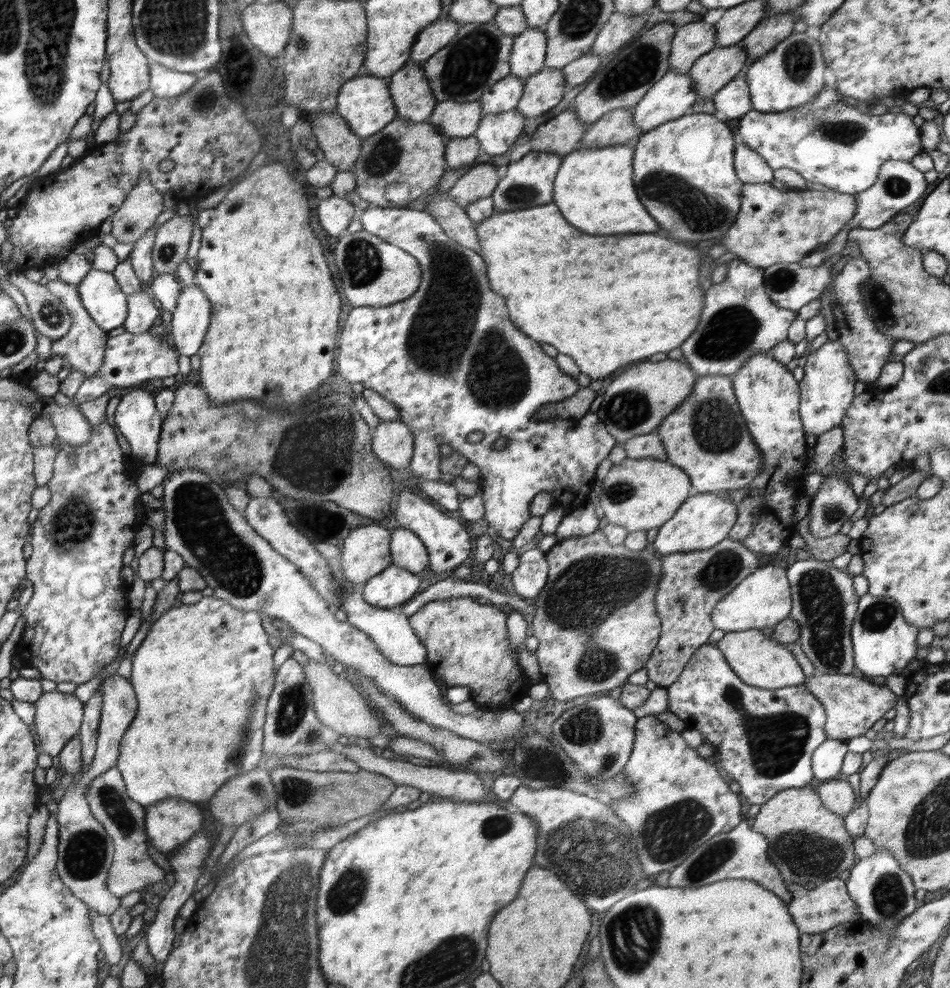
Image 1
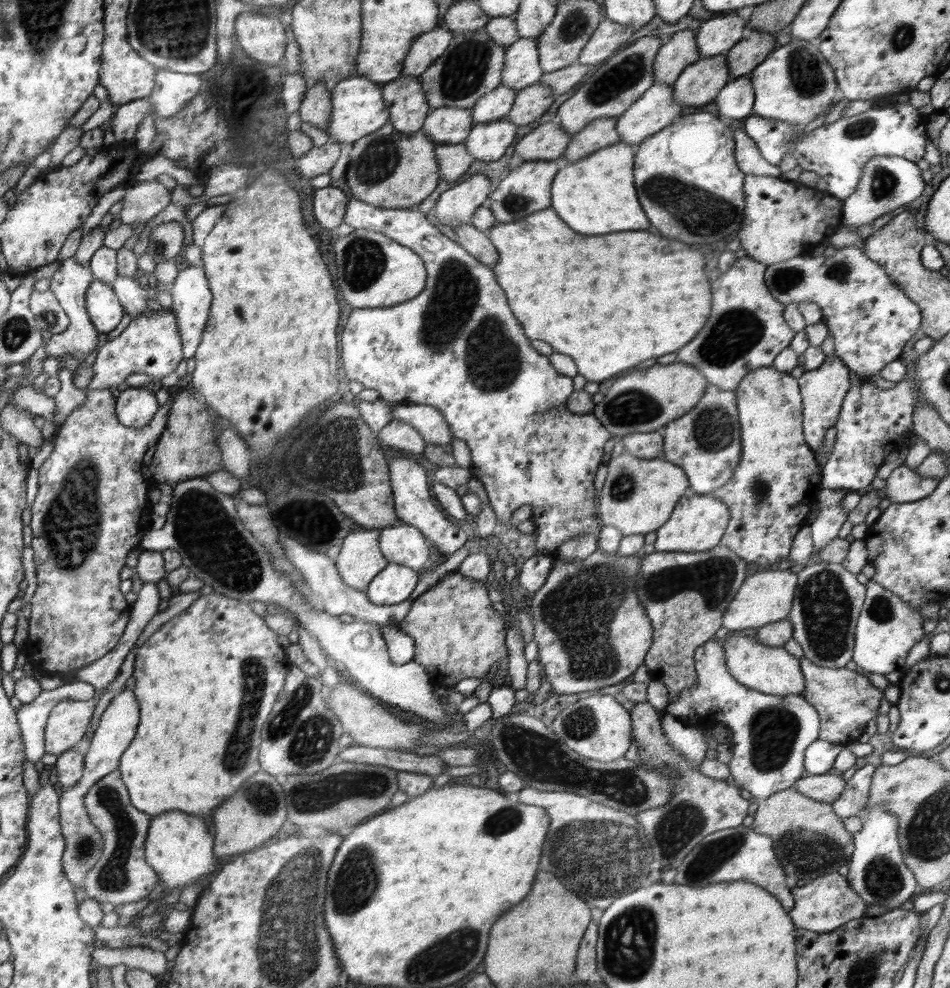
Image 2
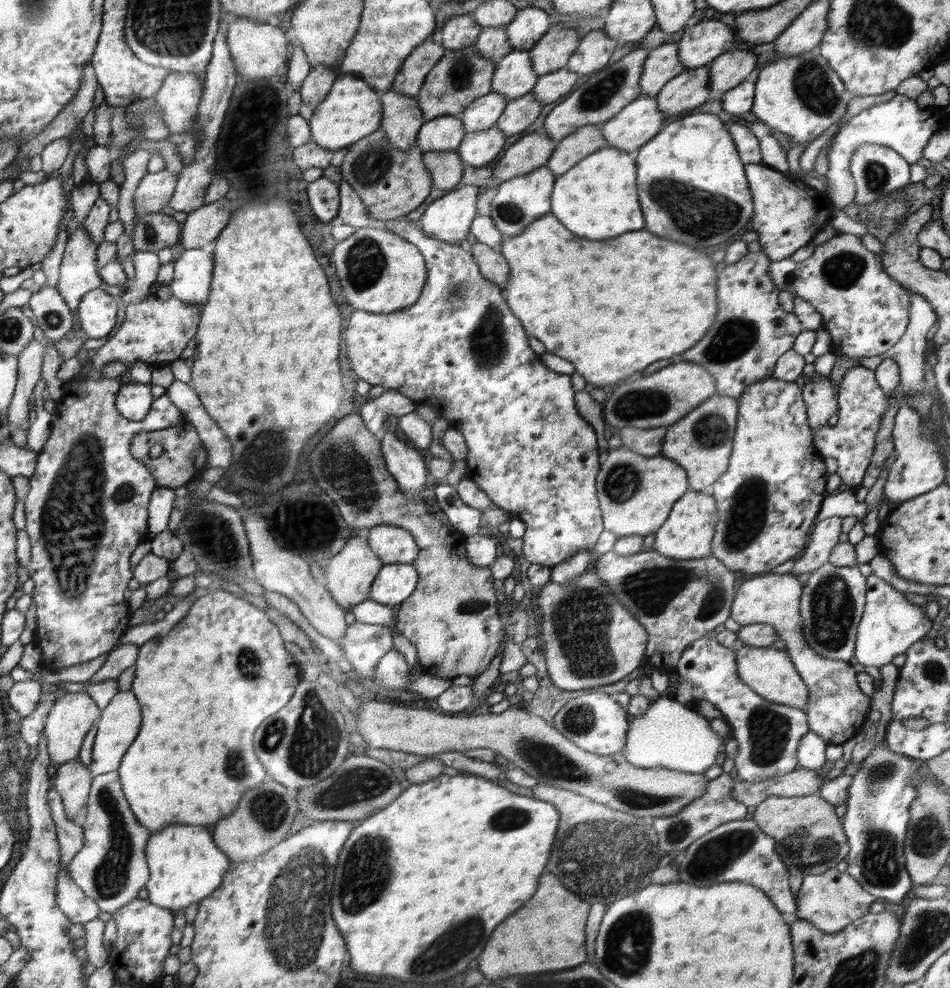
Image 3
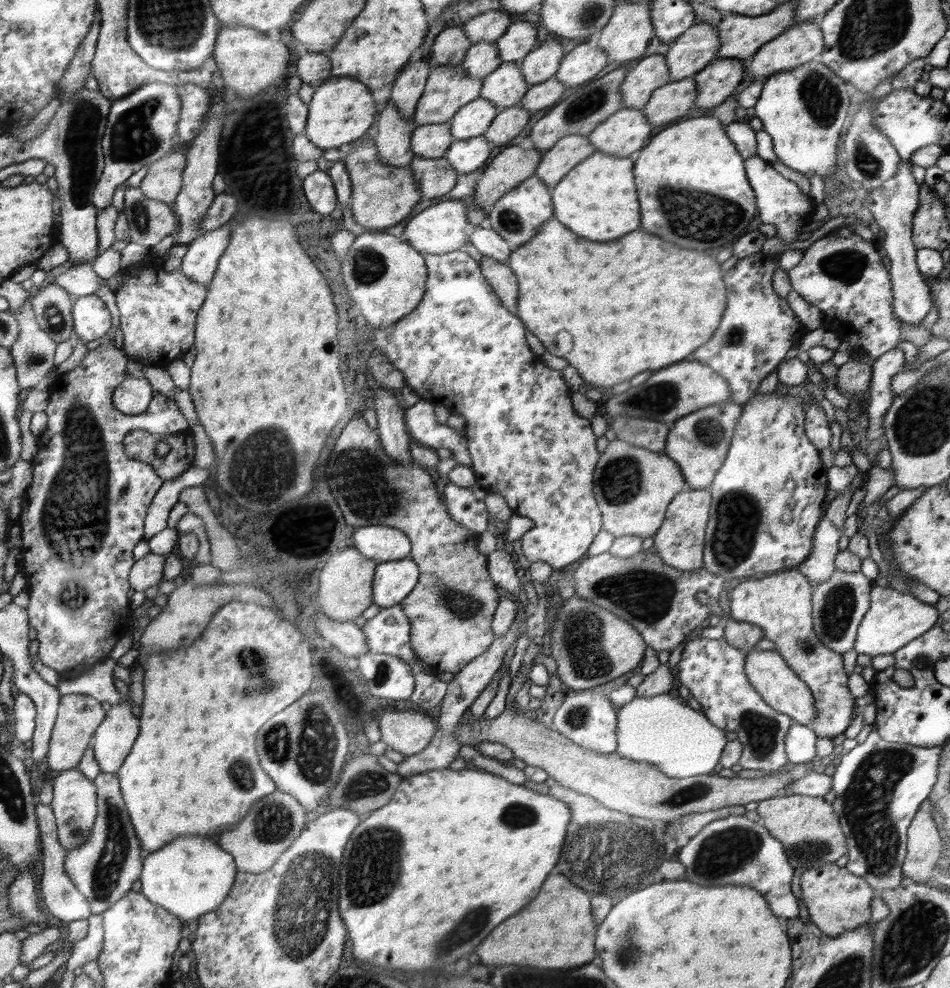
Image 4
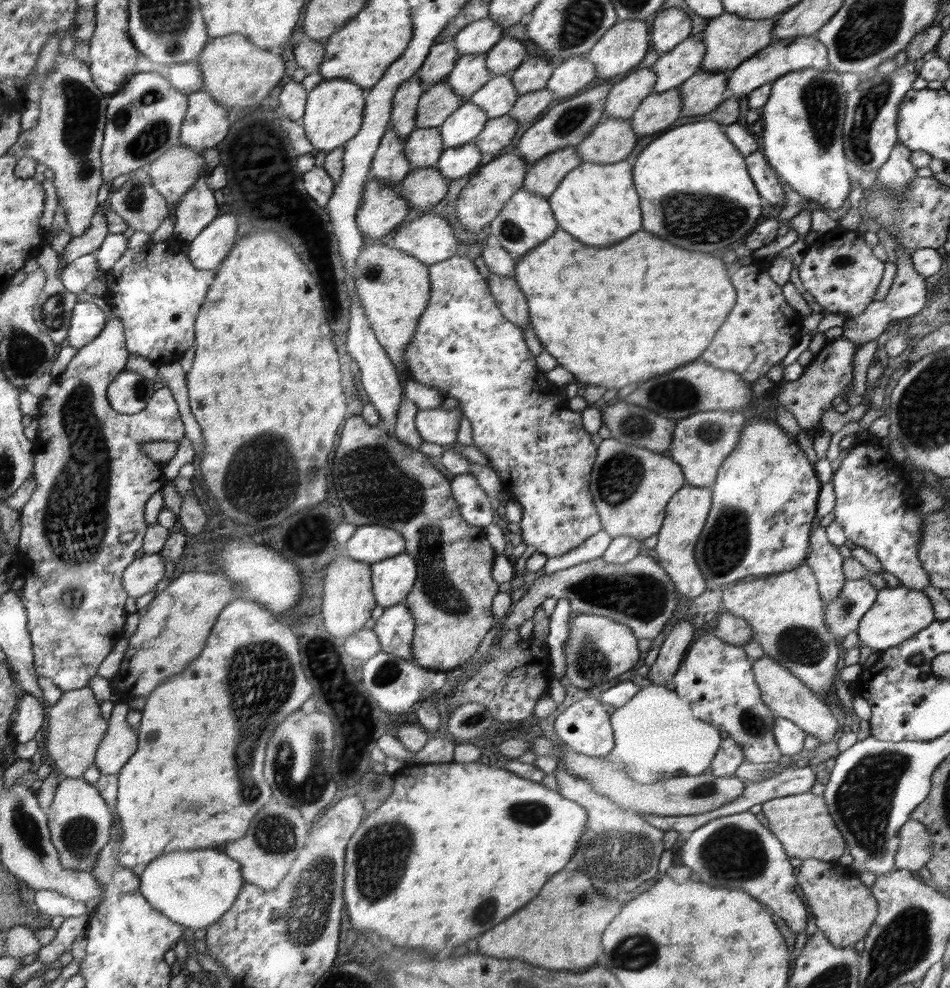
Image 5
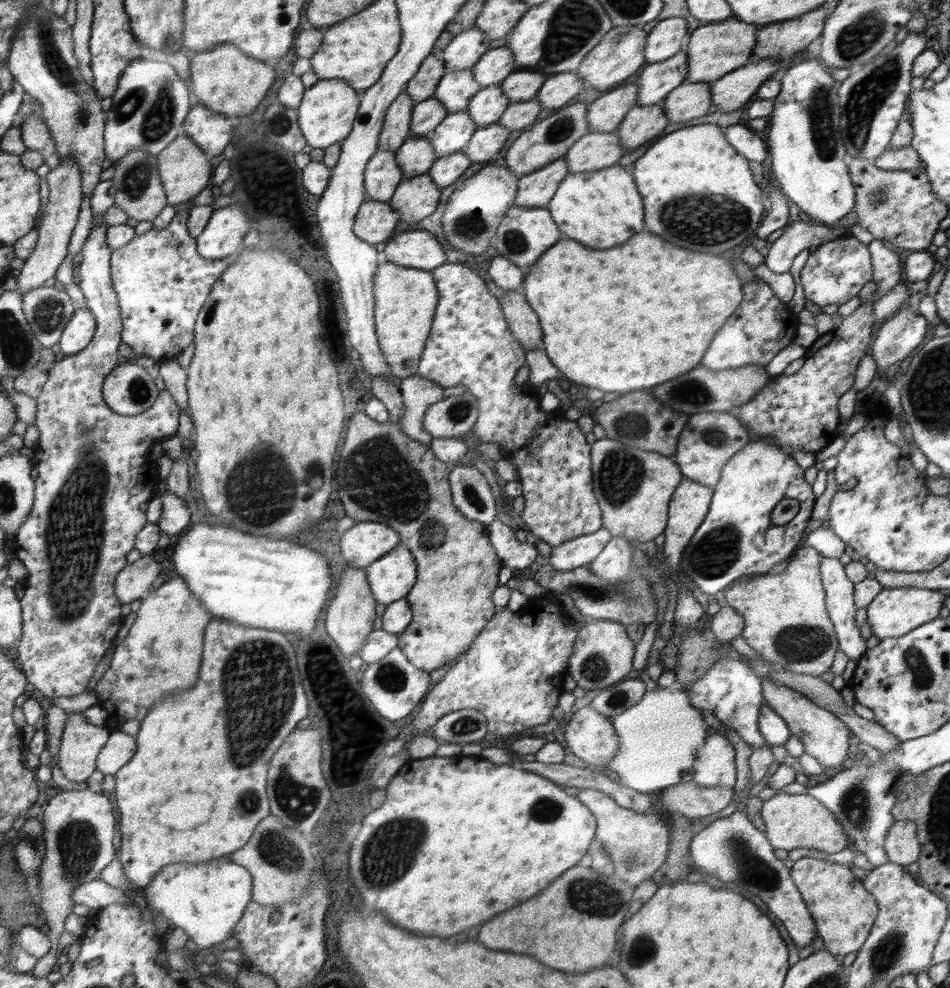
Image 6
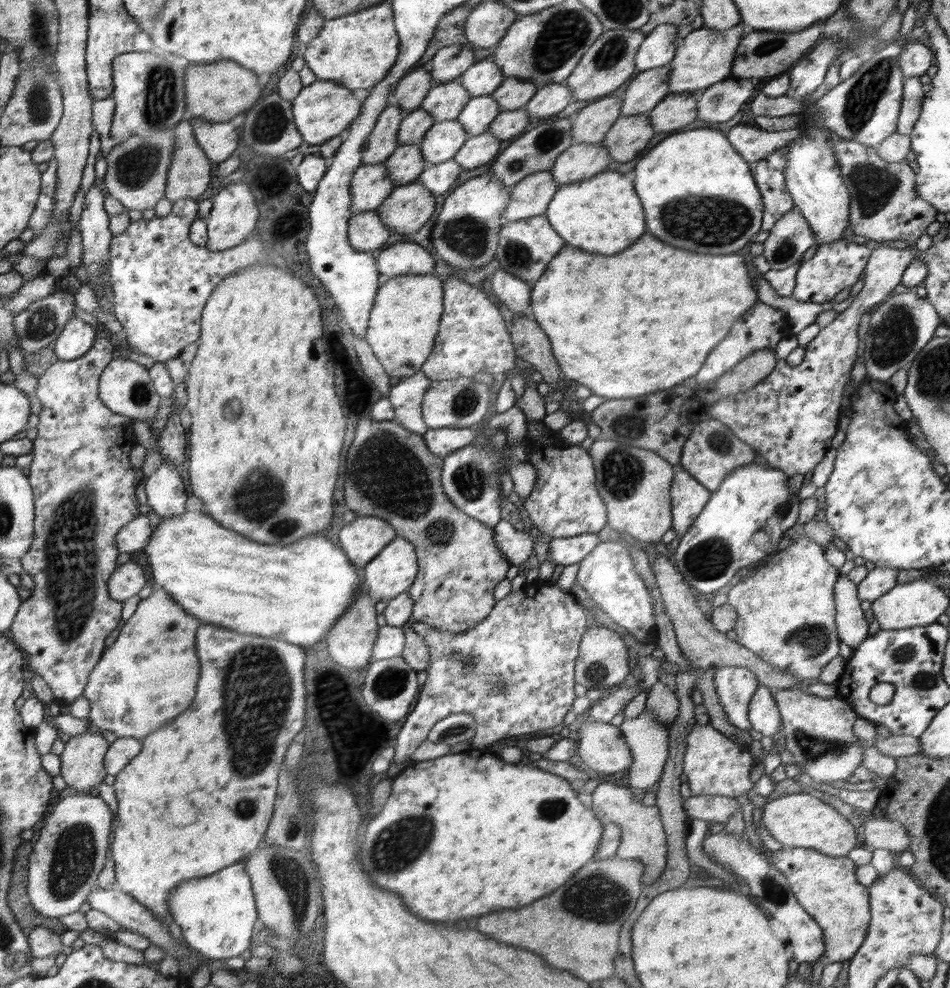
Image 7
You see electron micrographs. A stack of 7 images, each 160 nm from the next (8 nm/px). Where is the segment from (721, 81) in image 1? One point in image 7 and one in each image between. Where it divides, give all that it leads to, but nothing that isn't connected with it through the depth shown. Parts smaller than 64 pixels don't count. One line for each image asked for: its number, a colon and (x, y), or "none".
2: (700, 83)
3: (691, 89)
4: (673, 100)
5: (658, 111)
6: (641, 123)
7: (629, 135)

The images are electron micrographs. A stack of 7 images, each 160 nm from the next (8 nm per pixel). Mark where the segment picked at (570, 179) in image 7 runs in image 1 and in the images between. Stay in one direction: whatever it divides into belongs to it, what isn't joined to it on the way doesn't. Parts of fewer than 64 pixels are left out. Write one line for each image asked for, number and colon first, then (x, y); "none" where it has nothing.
1: (673, 96)
2: (656, 109)
3: (637, 123)
4: (625, 132)
5: (611, 140)
6: (595, 151)

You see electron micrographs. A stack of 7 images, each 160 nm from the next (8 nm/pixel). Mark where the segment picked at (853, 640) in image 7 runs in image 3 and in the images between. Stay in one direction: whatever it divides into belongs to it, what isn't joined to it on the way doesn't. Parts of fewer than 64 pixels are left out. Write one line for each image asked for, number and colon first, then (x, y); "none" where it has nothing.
3: (826, 534)
4: (820, 565)
5: (825, 561)
6: (839, 601)

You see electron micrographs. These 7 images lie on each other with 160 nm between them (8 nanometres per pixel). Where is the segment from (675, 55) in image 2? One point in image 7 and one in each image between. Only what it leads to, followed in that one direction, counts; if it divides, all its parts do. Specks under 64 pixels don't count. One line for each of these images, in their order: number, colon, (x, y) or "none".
3: (662, 64)
4: (651, 72)
5: (625, 96)
6: (604, 114)
7: (591, 124)

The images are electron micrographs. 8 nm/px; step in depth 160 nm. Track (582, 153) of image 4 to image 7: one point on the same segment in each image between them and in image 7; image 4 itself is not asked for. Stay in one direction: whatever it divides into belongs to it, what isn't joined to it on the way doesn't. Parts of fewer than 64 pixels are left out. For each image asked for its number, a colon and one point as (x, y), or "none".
5: (543, 177)
6: (536, 189)
7: (530, 197)

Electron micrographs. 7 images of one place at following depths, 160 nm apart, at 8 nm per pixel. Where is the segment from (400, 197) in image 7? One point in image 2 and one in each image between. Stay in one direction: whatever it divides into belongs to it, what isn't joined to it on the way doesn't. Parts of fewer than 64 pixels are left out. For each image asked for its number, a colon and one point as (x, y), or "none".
2: (455, 160)
3: (446, 169)
4: (437, 177)
5: (425, 187)
6: (414, 199)

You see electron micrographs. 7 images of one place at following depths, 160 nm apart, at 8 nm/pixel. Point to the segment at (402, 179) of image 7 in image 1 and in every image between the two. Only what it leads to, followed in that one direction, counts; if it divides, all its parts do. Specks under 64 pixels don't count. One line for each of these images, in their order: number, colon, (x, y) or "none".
1: (454, 120)
2: (443, 126)
3: (445, 133)
4: (432, 140)
5: (423, 147)
6: (416, 156)

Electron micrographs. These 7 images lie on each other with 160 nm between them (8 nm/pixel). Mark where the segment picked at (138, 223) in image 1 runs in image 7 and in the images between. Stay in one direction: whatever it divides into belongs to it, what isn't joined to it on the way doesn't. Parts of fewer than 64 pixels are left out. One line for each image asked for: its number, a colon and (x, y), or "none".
2: (142, 202)
3: (152, 195)
4: (164, 179)
5: (177, 170)
6: (185, 170)
7: (189, 175)

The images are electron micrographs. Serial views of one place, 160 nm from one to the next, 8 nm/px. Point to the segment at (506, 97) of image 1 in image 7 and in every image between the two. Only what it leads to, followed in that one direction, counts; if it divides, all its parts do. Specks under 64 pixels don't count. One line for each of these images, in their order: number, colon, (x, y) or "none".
2: (495, 105)
3: (483, 113)
4: (473, 119)
5: (462, 127)
6: (454, 132)
7: (444, 139)

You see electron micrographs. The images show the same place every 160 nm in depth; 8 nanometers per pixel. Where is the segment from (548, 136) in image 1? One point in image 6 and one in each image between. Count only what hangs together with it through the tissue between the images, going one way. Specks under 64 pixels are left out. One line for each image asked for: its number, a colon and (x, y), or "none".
2: (547, 142)
3: (533, 150)
4: (517, 163)
5: (479, 202)
6: (472, 214)

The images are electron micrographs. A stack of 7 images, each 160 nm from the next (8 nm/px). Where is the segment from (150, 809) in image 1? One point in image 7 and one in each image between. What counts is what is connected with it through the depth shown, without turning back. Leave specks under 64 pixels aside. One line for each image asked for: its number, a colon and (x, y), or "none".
2: (178, 846)
3: (185, 867)
4: (191, 876)
5: (196, 888)
6: (206, 900)
7: (217, 914)

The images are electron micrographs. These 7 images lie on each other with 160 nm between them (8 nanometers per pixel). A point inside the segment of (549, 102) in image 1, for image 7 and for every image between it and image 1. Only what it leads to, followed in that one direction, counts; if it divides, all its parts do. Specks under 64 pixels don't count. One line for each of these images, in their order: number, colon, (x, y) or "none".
2: (533, 101)
3: (520, 113)
4: (508, 123)
5: (497, 133)
6: (486, 142)
7: (483, 148)

